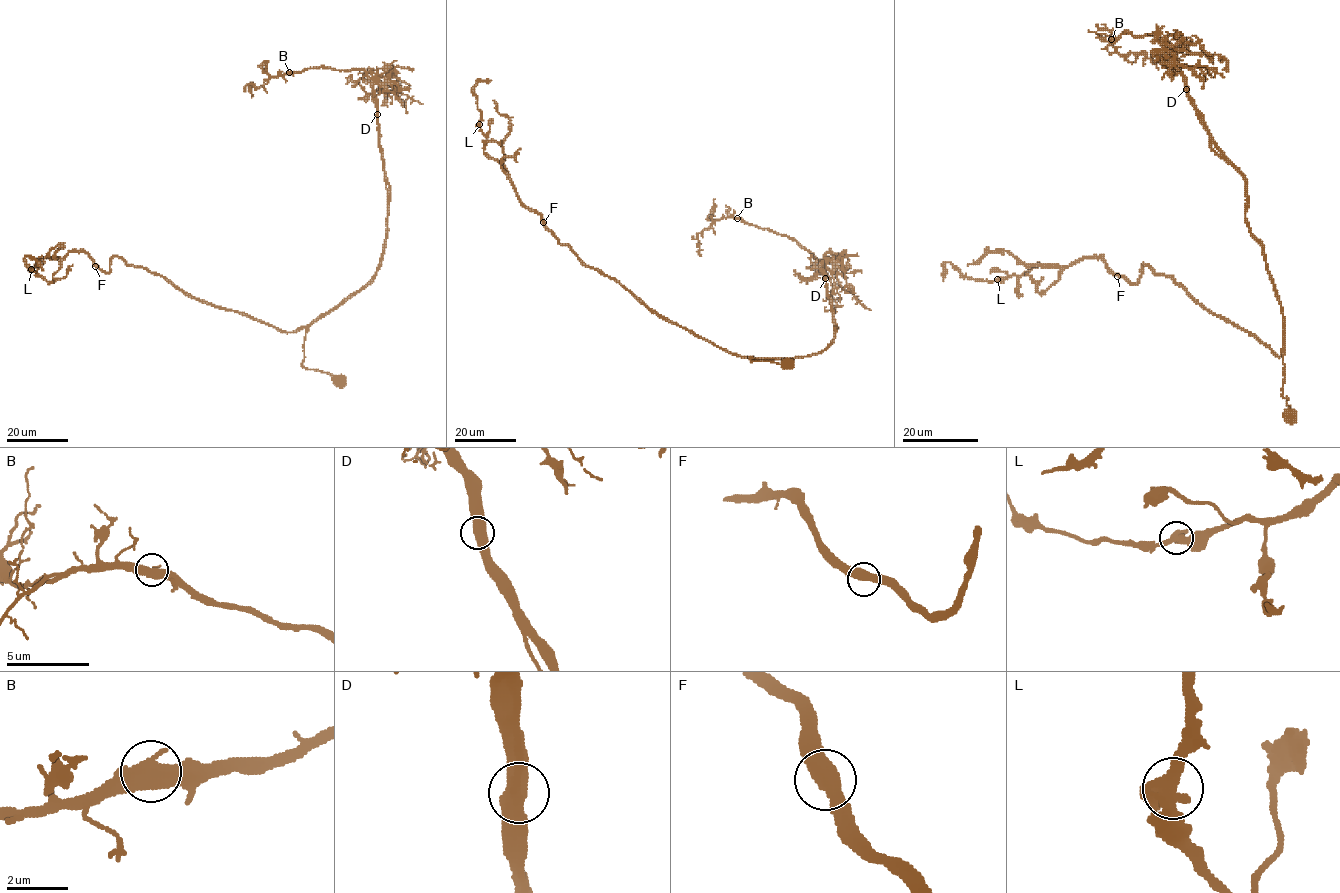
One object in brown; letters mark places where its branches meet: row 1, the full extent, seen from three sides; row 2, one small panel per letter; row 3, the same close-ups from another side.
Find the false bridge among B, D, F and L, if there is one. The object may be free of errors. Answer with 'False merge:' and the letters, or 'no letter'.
False merge: no letter

